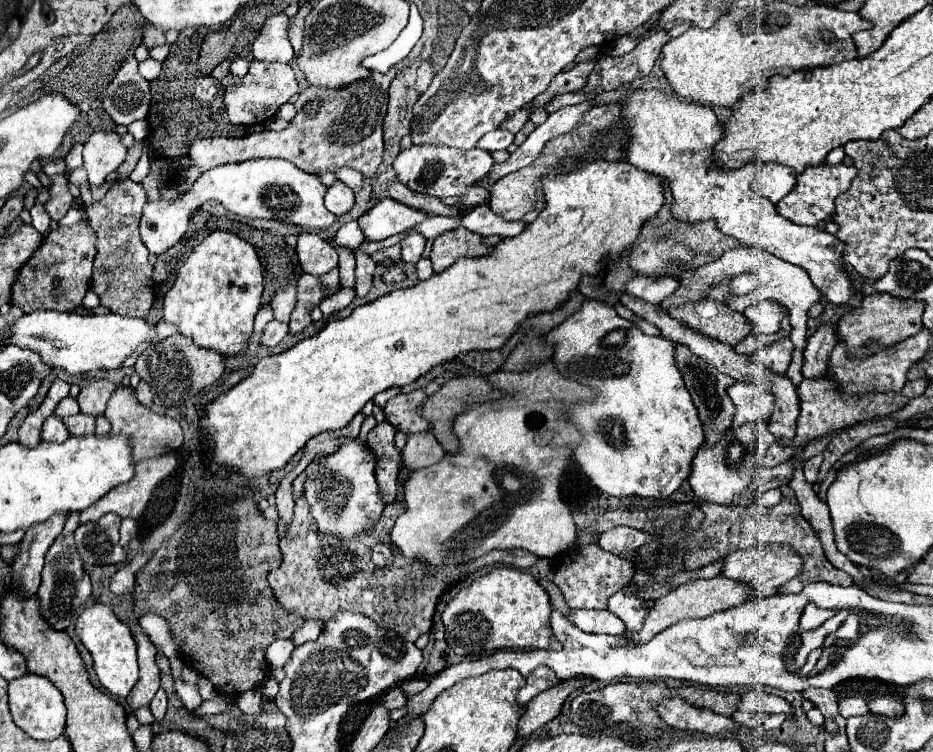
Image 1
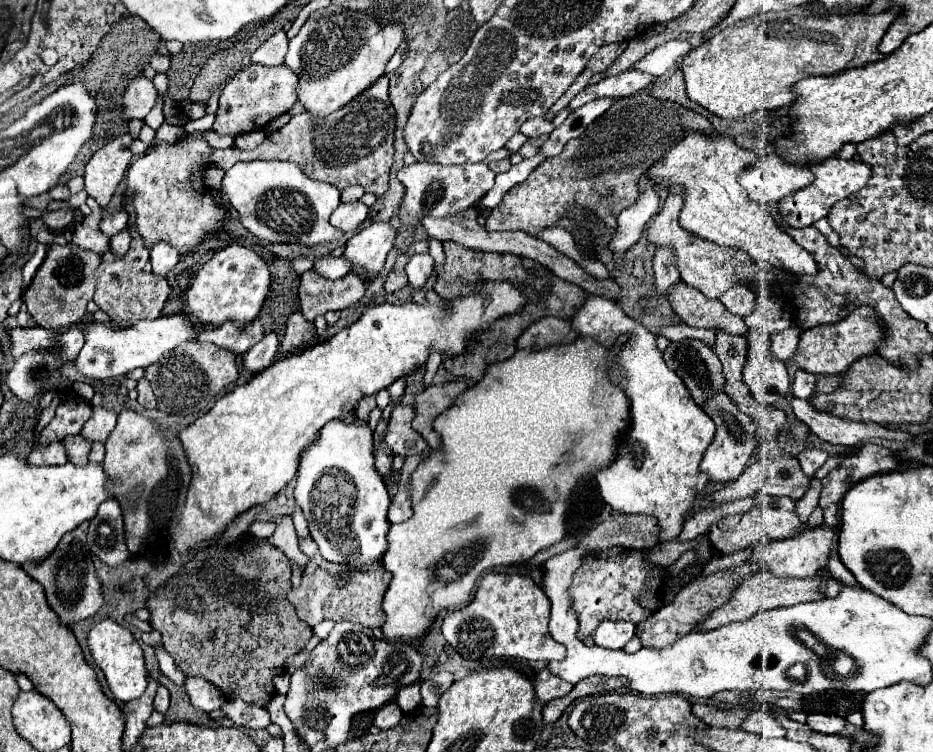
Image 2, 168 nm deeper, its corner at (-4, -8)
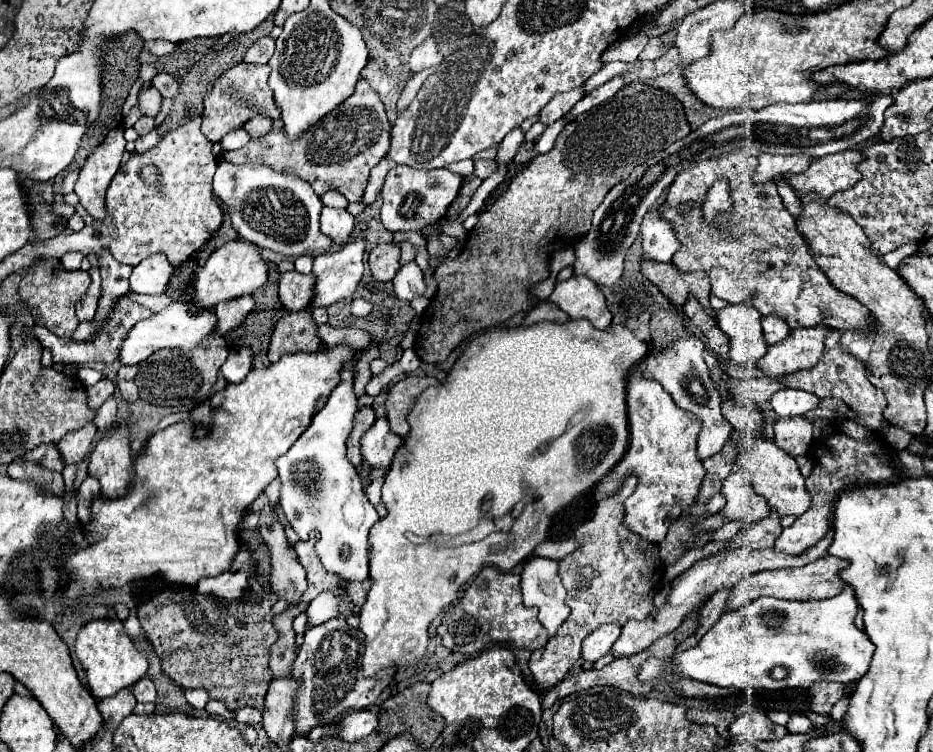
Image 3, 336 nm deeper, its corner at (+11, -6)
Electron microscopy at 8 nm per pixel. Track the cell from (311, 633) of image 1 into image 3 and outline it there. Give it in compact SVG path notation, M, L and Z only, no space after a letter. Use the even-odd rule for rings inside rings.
M321 594L321 596L317 596L307 606L305 614L307 614L307 622L313 624L313 626L335 618L337 616L337 596L335 594Z

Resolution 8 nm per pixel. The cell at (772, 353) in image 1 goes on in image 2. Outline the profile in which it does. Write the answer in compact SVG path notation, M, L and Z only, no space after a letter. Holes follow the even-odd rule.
M792 324L790 328L786 328L786 330L772 336L772 354L778 360L786 362L796 352L798 340L800 340L800 328Z

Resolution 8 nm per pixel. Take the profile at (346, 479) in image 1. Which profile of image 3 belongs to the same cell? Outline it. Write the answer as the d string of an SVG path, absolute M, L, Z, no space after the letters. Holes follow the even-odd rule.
M345 366L345 370L341 372L341 384L331 392L327 404L315 414L311 426L299 436L299 440L281 458L277 458L275 466L279 470L281 480L279 504L291 528L297 532L301 540L317 538L313 540L313 546L325 570L339 574L343 580L361 582L369 578L369 556L371 556L369 530L379 522L379 514L369 502L355 466L347 460L347 438L353 430L355 412L357 412L357 398L353 394L353 368Z

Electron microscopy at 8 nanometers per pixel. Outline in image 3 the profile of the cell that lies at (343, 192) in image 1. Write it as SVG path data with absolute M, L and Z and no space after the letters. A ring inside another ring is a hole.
M329 208L321 210L321 232L333 238L335 244L343 244L353 230L353 216L345 208Z

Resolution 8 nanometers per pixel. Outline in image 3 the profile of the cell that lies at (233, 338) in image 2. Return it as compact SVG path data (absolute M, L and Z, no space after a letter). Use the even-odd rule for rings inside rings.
M243 296L243 298L237 298L233 302L223 302L215 308L215 314L217 314L217 326L215 326L215 334L227 334L231 332L233 328L237 328L245 316L251 312L253 308L253 298L251 296Z

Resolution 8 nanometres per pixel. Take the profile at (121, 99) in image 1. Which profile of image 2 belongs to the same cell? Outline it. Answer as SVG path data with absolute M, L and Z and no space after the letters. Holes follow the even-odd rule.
M146 76L132 80L132 84L128 86L128 92L126 92L126 98L124 98L126 118L128 120L132 120L132 118L144 120L146 114L154 108L156 100L158 100L158 92L156 92L152 80L148 80Z

